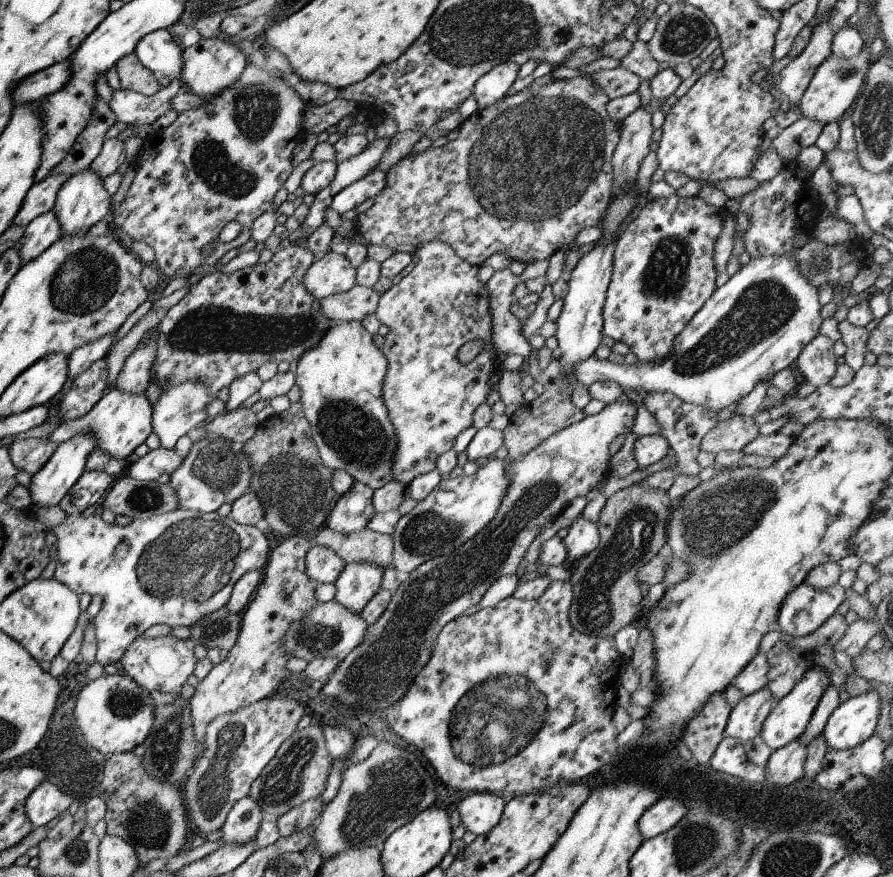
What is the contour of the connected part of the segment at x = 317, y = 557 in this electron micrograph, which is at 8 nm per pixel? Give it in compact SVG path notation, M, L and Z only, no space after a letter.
M313 544L305 554L305 574L319 584L334 584L344 562L330 549Z

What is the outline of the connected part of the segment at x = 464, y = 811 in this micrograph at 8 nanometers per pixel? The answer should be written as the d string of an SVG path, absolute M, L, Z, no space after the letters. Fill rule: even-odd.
M490 792L468 793L456 806L459 820L465 831L485 835L501 818L506 802Z

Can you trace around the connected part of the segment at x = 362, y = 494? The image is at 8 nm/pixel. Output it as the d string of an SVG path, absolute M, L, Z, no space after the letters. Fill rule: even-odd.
M354 480L353 486L336 498L335 505L326 518L327 528L333 532L351 534L367 527L369 518L374 515L371 494L371 488Z

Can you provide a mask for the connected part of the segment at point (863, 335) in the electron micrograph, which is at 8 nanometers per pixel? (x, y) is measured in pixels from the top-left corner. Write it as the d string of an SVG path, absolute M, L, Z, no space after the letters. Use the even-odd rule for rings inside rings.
M846 319L838 322L837 328L841 342L845 345L845 352L842 355L844 363L853 371L859 370L868 352L869 332L864 327L859 328L849 324Z

